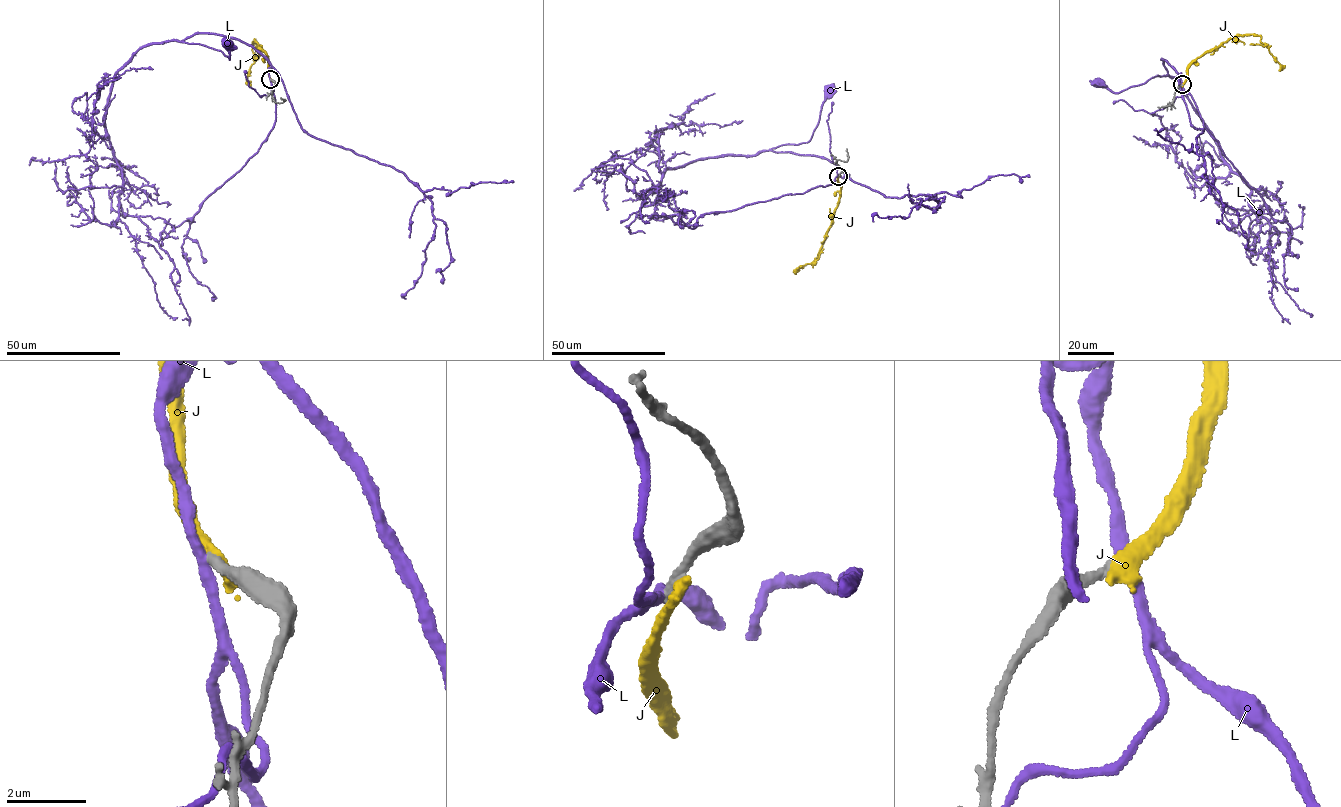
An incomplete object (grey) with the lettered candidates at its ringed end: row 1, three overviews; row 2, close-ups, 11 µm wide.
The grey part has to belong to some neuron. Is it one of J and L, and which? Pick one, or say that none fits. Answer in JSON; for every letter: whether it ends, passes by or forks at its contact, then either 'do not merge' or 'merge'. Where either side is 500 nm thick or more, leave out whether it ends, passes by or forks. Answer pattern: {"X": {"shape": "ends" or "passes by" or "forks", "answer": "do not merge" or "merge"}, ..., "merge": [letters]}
{"J": {"shape": "ends", "answer": "do not merge"}, "L": {"shape": "passes by", "answer": "do not merge"}, "merge": []}

